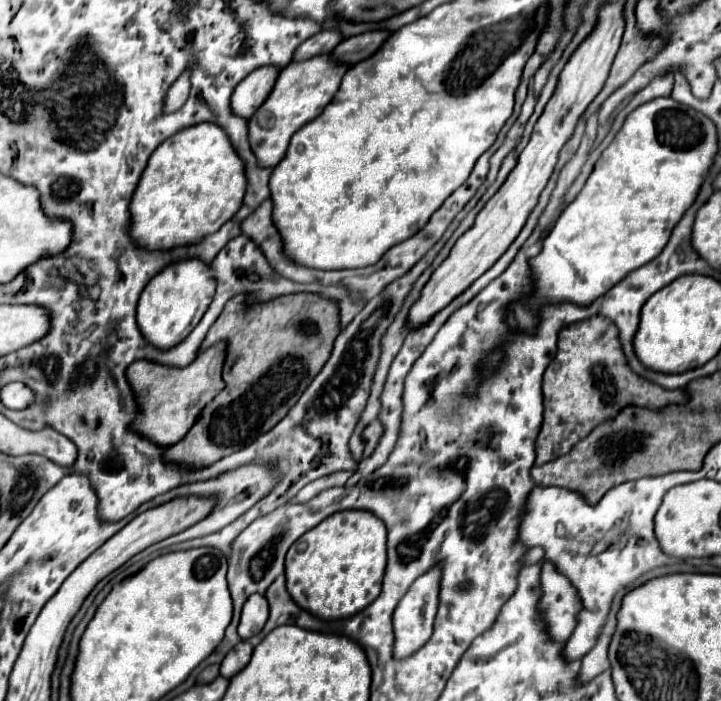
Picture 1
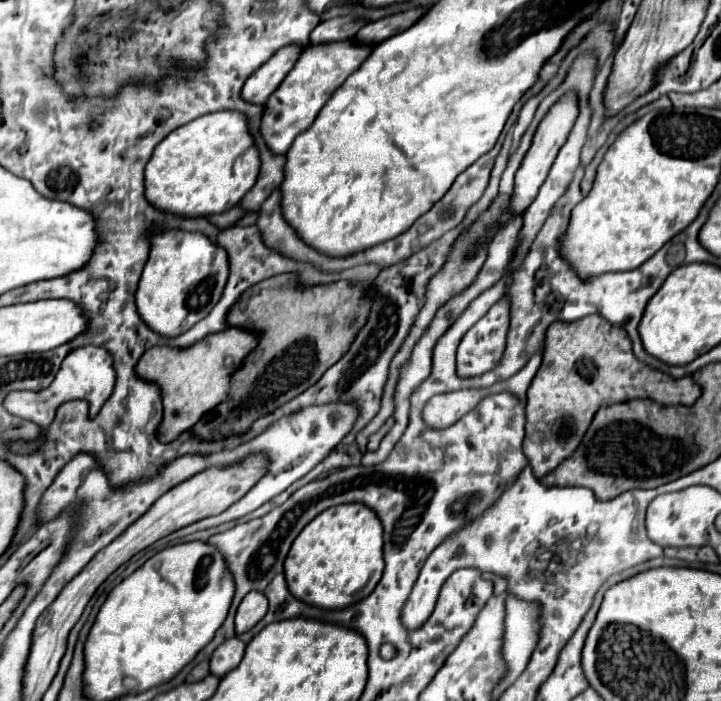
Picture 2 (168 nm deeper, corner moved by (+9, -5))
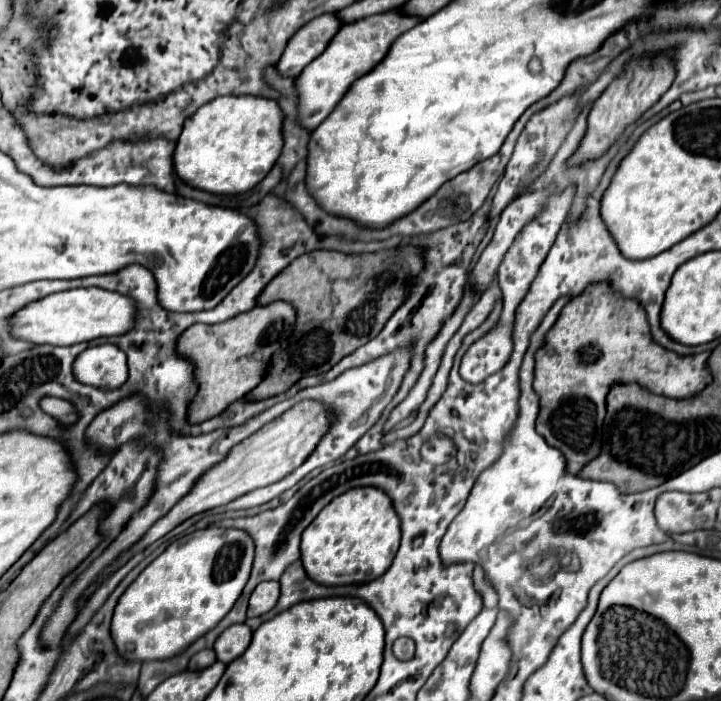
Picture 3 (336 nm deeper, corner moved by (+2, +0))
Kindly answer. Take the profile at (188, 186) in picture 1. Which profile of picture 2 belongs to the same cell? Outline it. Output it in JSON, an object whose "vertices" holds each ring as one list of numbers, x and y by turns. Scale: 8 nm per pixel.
{"vertices":[[218,111,178,127,154,149,144,171,144,197,158,211,184,219,218,215,246,195,258,177,258,151,242,113]]}

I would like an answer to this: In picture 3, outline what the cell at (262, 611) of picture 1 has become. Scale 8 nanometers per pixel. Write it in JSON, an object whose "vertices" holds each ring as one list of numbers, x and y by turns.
{"vertices":[[261,582,257,584,257,588,253,590,251,594,251,600,249,600,249,610,247,610,247,616,253,618,253,616,261,616,265,612,269,612,279,600,279,582]]}

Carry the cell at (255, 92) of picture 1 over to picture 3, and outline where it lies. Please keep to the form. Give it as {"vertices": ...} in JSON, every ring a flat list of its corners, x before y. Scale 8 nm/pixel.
{"vertices":[[327,12,309,20,289,38,277,70,283,76,299,76,303,68,327,48,341,26,343,22,337,18,337,12]]}

